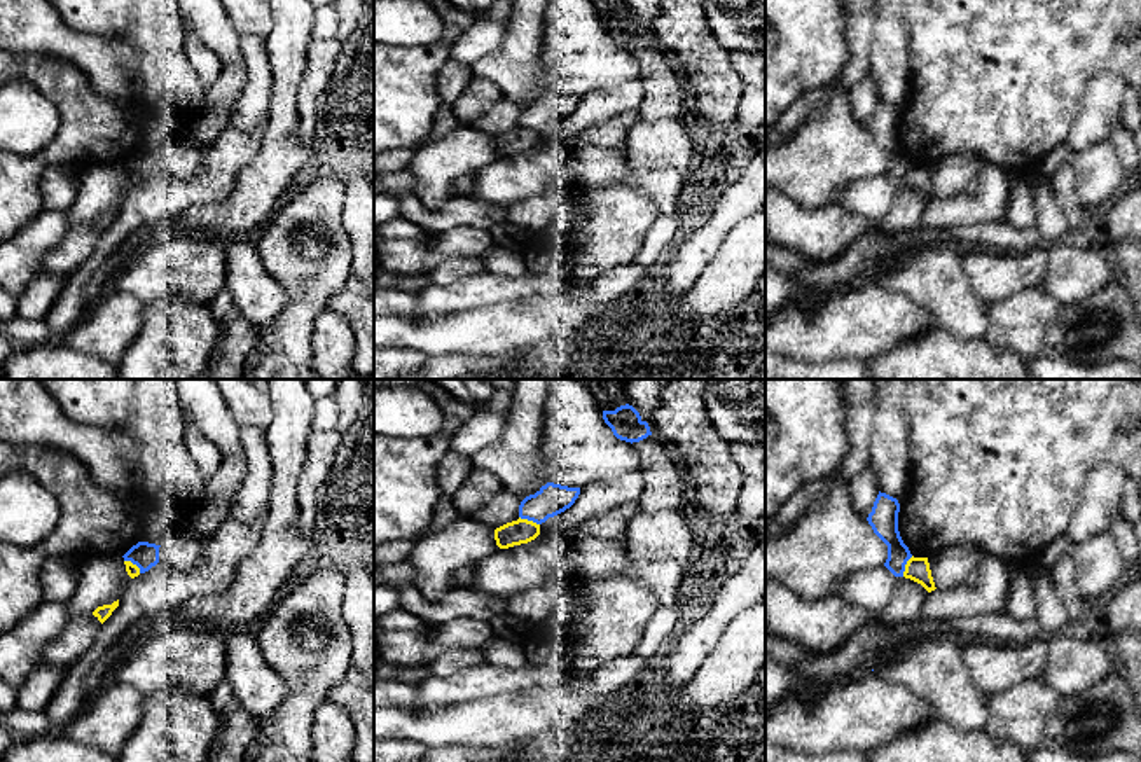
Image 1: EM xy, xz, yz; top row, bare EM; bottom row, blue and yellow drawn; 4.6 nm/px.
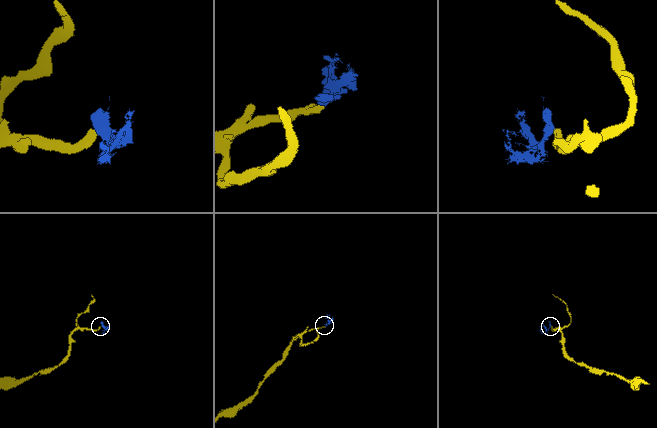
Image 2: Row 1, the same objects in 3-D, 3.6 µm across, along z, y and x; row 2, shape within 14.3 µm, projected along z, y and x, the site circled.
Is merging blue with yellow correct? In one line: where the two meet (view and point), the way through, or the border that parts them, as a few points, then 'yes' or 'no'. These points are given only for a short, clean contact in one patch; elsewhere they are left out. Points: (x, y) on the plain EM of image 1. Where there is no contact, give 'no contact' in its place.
xz (530, 128) | no

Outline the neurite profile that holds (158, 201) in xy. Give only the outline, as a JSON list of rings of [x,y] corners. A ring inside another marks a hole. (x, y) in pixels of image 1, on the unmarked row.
[[[266,121],[250,133],[224,129],[204,147],[204,161],[194,177],[176,177],[157,171],[149,180],[131,187],[119,215],[100,234],[91,259],[66,276],[65,288],[44,316],[52,336],[68,334],[89,311],[84,288],[93,273],[112,255],[126,250],[140,234],[171,227],[176,218],[196,204],[215,204],[227,199],[241,170],[257,156],[262,145]]]

